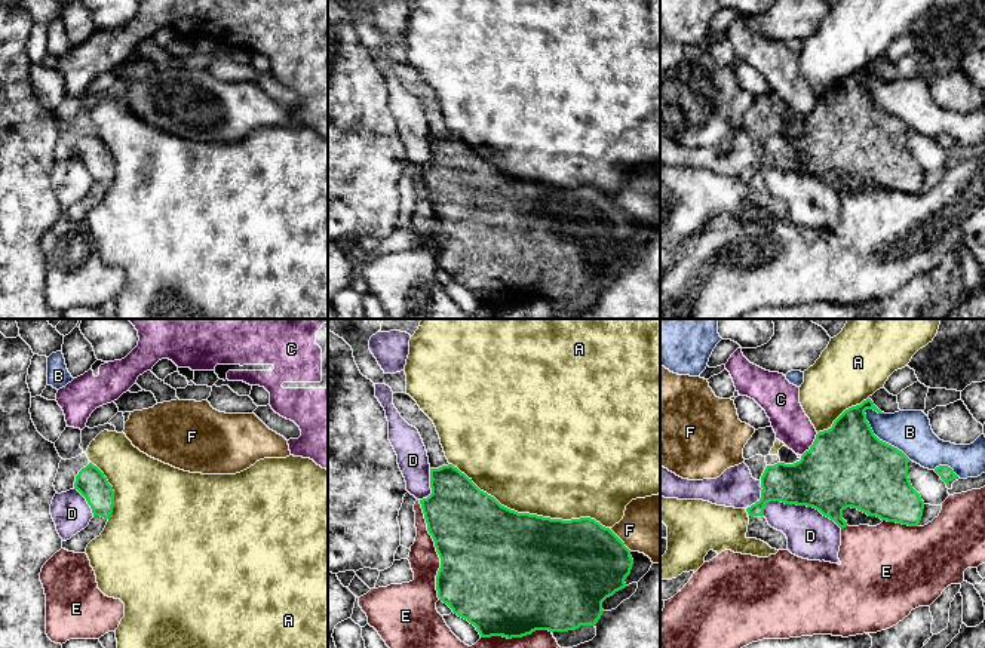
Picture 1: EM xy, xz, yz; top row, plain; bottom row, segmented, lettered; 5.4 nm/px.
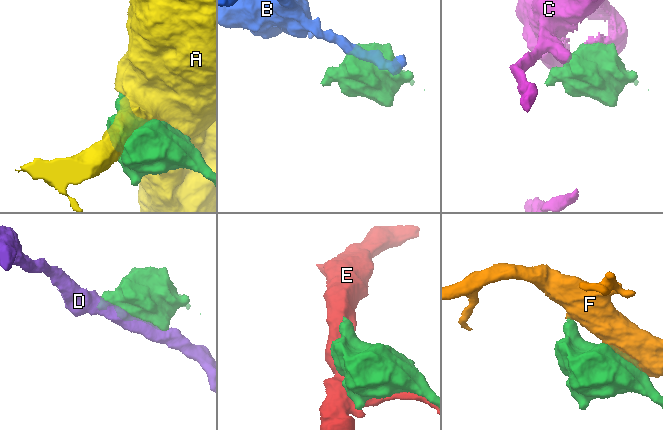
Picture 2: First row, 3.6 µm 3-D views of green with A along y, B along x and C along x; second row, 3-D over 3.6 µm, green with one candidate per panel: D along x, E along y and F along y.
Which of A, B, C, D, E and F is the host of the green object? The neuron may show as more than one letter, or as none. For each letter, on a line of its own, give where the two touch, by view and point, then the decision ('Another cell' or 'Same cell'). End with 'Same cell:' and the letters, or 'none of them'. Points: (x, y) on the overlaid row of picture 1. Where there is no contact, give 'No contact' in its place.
A: Touches green at xz (528, 513). Another cell
B: Touches green at yz (878, 439). Another cell
C: Touches green at yz (812, 445). Another cell
D: Touches green at yz (801, 504). Another cell
E: Touches green at xz (436, 550). Another cell
F: Touches green at xz (620, 540). Another cell
Same cell: none of them

